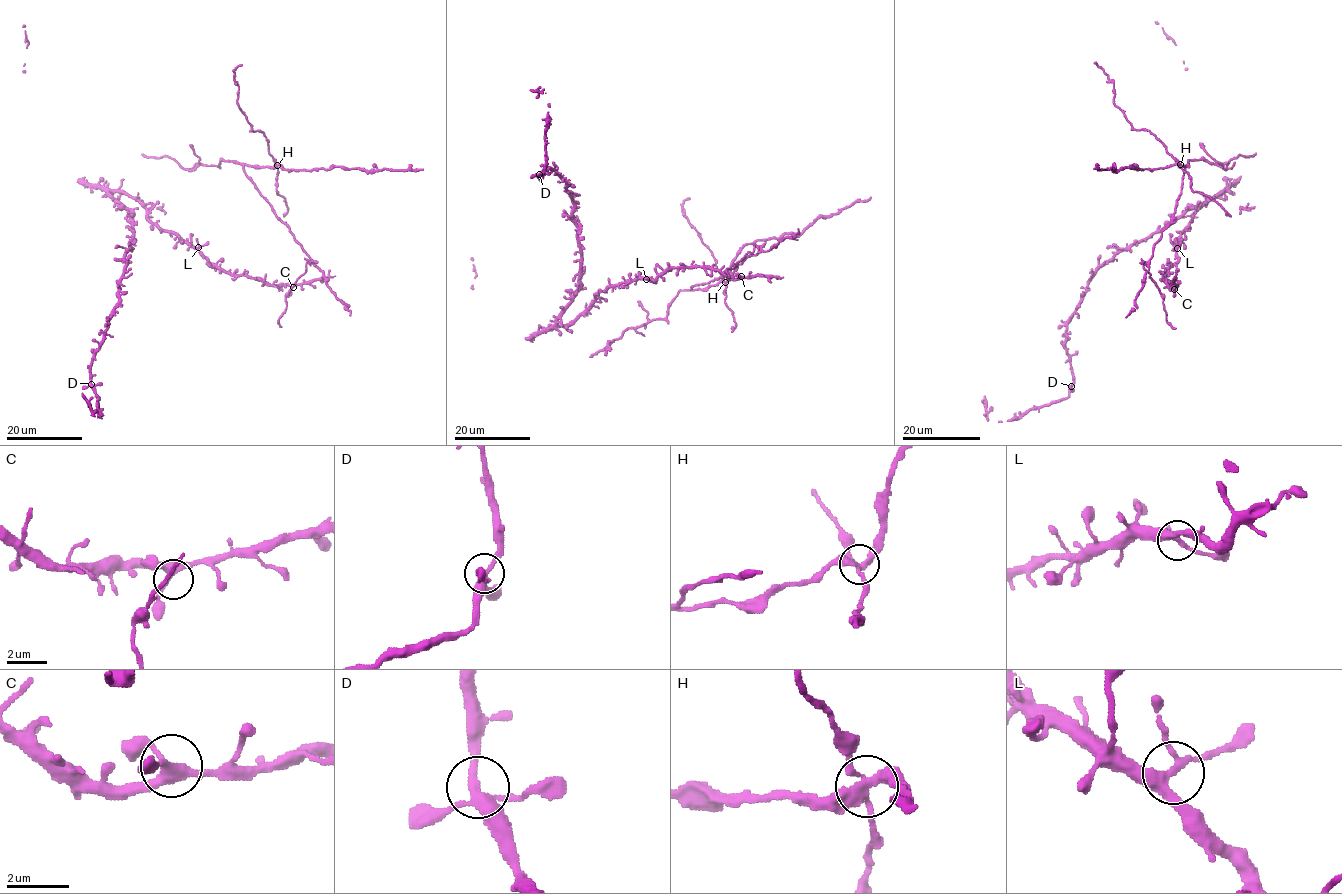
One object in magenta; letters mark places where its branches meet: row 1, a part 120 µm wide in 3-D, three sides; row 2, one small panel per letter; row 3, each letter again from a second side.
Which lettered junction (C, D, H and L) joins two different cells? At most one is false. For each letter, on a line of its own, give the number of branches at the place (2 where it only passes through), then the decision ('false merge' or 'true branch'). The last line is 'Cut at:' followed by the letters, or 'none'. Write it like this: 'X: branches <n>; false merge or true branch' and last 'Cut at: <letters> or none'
C: branches 4; true branch
D: branches 4; true branch
H: branches 4; false merge
L: branches 4; true branch
Cut at: H

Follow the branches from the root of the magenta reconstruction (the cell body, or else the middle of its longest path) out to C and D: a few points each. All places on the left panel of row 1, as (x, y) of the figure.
C: (191, 247), (196, 247), (221, 270), (293, 287)
D: (191, 247), (160, 230), (136, 199), (109, 191), (132, 212), (133, 239), (91, 384)

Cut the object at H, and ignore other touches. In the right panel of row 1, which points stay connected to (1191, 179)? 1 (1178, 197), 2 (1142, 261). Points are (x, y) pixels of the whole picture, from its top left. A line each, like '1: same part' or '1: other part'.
1: other part
2: other part

